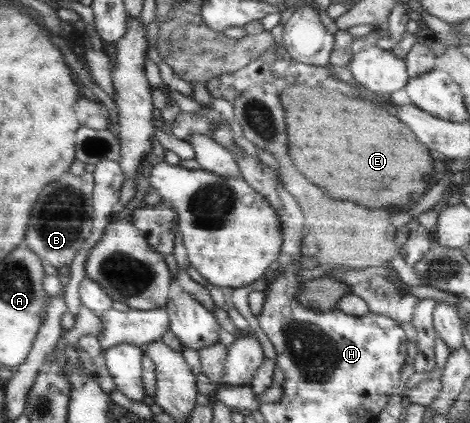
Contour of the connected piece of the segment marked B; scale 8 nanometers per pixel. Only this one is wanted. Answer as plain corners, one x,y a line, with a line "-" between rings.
90,172
83,175
65,174
59,183
45,187
45,195
37,199
37,207
33,207
33,223
29,223
29,239
25,244
35,251
46,264
57,269
71,266
76,255
91,238
93,231
93,200
95,176

